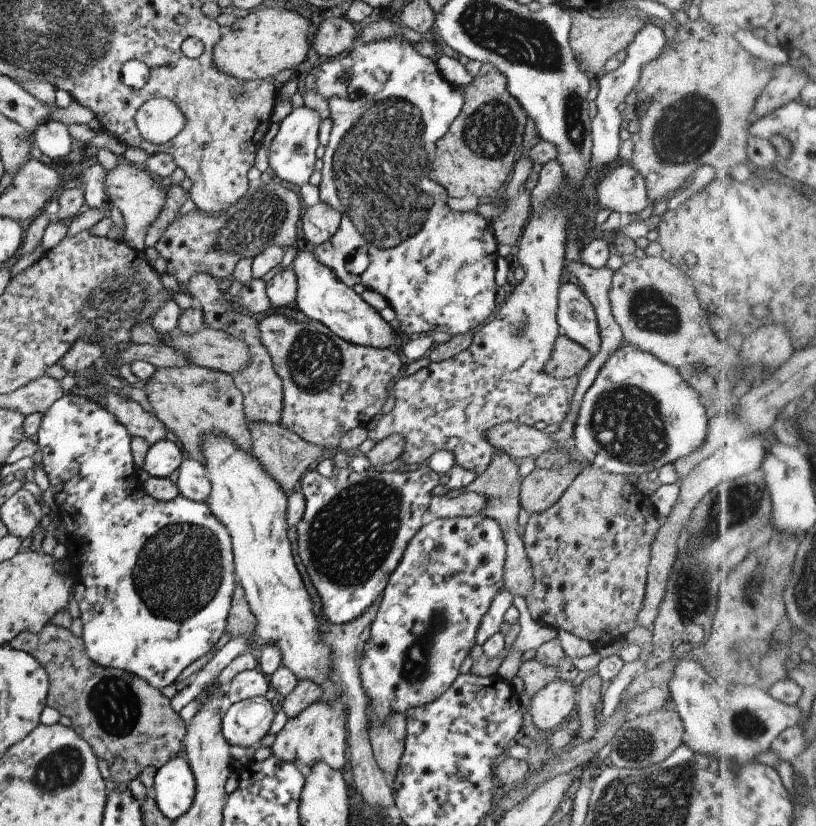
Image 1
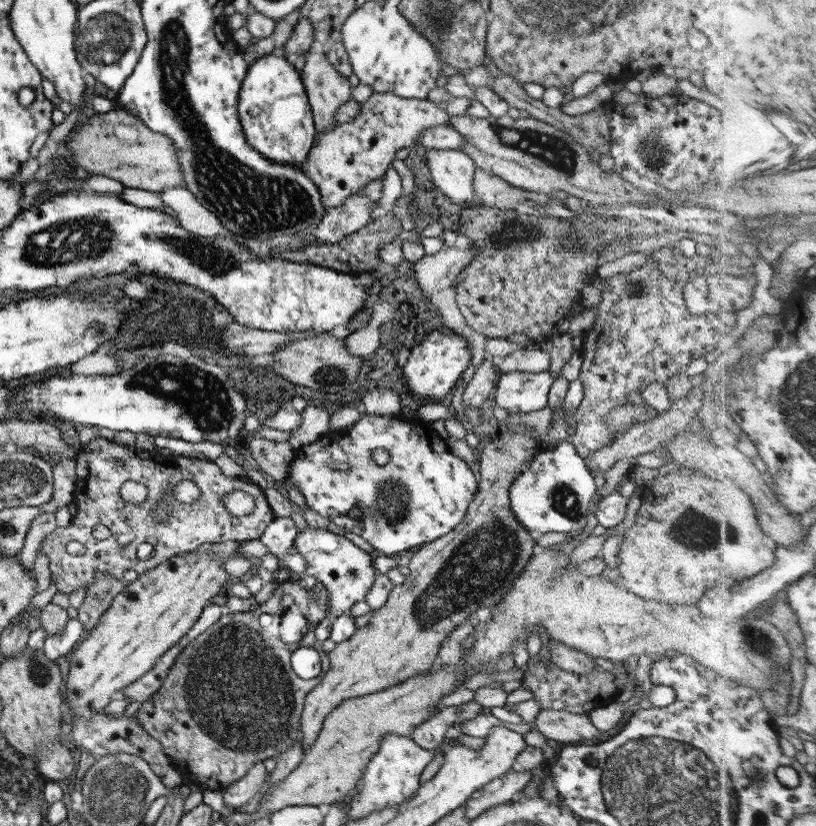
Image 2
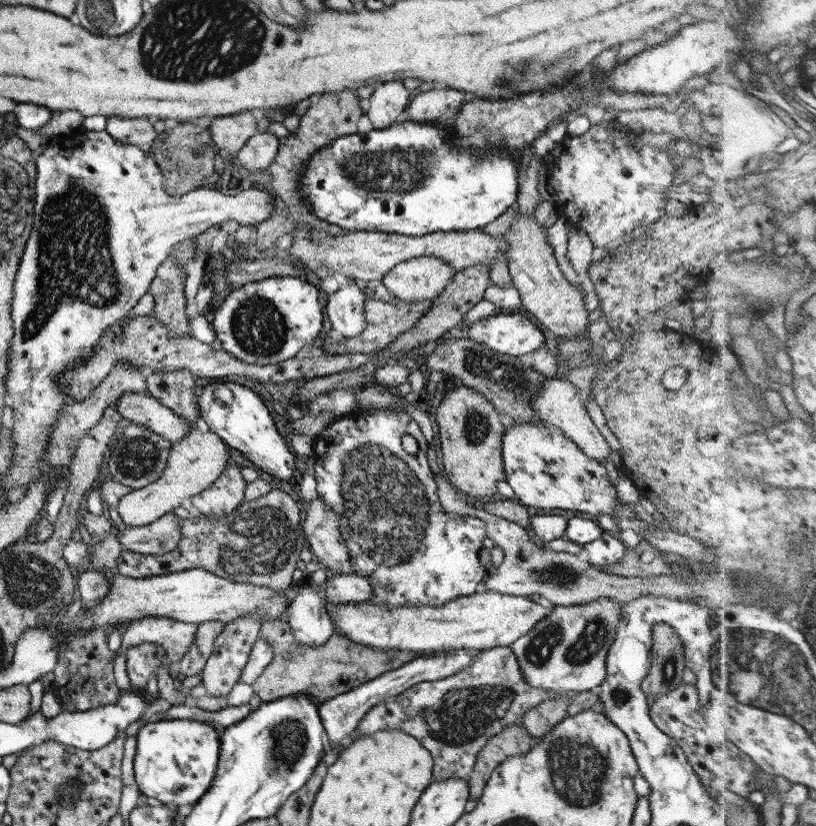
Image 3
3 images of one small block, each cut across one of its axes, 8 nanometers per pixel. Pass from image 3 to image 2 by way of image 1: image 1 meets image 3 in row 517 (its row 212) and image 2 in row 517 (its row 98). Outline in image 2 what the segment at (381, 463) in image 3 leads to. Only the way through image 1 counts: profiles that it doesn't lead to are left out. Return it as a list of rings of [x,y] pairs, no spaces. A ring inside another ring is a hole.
[[[364,413],[361,415],[360,419],[350,426],[346,430],[335,430],[333,432],[328,432],[321,436],[318,440],[310,443],[309,445],[302,445],[295,451],[294,460],[290,463],[289,471],[287,472],[287,478],[283,481],[284,483],[288,481],[292,482],[300,492],[304,495],[307,505],[316,510],[318,514],[324,516],[334,522],[336,526],[342,526],[346,531],[352,532],[352,534],[358,534],[362,536],[368,544],[371,544],[375,548],[375,554],[382,554],[385,556],[393,557],[400,555],[402,552],[408,551],[416,546],[421,546],[429,542],[435,541],[455,528],[462,519],[465,517],[468,505],[472,502],[477,492],[477,483],[470,466],[462,460],[462,458],[454,455],[446,441],[440,438],[438,434],[434,431],[432,423],[426,423],[419,418],[407,418],[402,414],[398,415],[376,415],[370,413]],[[376,448],[384,448],[388,452],[390,459],[384,466],[378,465],[372,459],[372,451]],[[330,462],[348,462],[350,464],[350,469],[346,471],[335,470],[330,467]]]

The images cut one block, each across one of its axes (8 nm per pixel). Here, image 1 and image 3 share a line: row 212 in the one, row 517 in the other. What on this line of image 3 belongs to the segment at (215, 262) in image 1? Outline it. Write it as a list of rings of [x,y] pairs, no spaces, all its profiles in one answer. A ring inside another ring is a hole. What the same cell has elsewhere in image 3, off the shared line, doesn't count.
[[[298,477],[284,481],[279,490],[268,492],[255,500],[244,500],[239,510],[225,517],[211,519],[192,516],[179,520],[180,540],[174,550],[164,554],[143,555],[126,549],[117,558],[117,569],[128,578],[148,578],[172,574],[191,568],[202,568],[232,582],[246,582],[268,586],[277,591],[291,590],[292,572],[300,552],[308,548],[307,537],[301,527],[303,515],[298,505],[302,503]],[[289,487],[298,494],[298,500],[288,495]]]

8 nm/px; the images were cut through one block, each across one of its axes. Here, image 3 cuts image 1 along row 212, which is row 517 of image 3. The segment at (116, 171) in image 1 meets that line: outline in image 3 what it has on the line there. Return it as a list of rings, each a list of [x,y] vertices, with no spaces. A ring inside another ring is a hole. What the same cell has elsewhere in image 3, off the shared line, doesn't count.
[[[192,429],[181,441],[171,444],[171,451],[160,479],[148,486],[130,490],[118,503],[117,511],[124,524],[129,526],[146,526],[152,524],[166,513],[170,513],[184,498],[193,497],[208,490],[221,472],[230,465],[228,445],[212,431],[201,432]]]

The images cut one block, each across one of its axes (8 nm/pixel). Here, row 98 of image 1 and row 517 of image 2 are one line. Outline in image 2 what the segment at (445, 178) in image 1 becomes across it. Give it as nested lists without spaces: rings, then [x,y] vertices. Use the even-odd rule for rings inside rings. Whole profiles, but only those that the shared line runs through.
[[[510,427],[503,428],[500,430],[496,438],[492,439],[489,443],[486,443],[477,453],[478,460],[480,461],[480,485],[477,486],[477,492],[472,502],[468,505],[465,517],[462,519],[454,529],[448,534],[437,538],[435,541],[429,542],[427,544],[421,545],[418,551],[414,551],[410,556],[410,562],[406,566],[407,568],[407,578],[400,585],[394,585],[392,590],[389,592],[386,602],[371,613],[370,623],[362,626],[354,631],[354,634],[348,638],[348,640],[337,643],[332,651],[328,651],[329,654],[329,669],[325,672],[324,678],[318,682],[317,686],[308,692],[304,710],[302,712],[301,728],[303,732],[302,739],[302,754],[306,756],[306,752],[312,748],[314,742],[316,741],[317,734],[321,732],[324,720],[326,716],[332,713],[332,710],[337,709],[337,707],[346,700],[354,699],[357,697],[364,697],[367,695],[372,695],[378,693],[382,690],[386,690],[395,686],[396,684],[404,683],[404,680],[410,679],[415,676],[415,674],[423,674],[423,672],[429,672],[429,668],[434,664],[434,658],[438,656],[438,650],[440,650],[440,644],[452,634],[454,630],[460,624],[468,622],[469,616],[474,616],[476,610],[480,606],[487,606],[493,608],[497,602],[500,602],[505,594],[512,588],[513,582],[520,576],[520,573],[524,570],[524,567],[528,564],[528,561],[533,557],[532,548],[535,546],[535,536],[530,534],[528,529],[525,529],[520,521],[516,518],[516,515],[512,512],[510,506],[509,494],[511,493],[511,487],[513,483],[518,478],[518,475],[522,472],[524,464],[530,462],[538,452],[543,448],[541,443],[537,443],[534,437],[528,437],[525,435],[525,428],[523,427]]]

